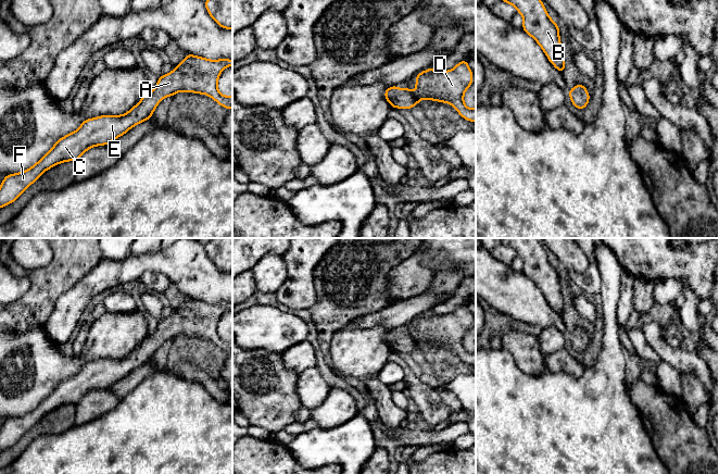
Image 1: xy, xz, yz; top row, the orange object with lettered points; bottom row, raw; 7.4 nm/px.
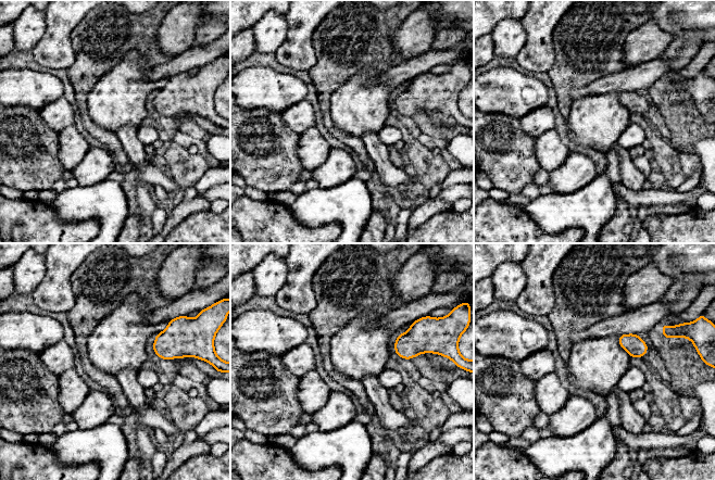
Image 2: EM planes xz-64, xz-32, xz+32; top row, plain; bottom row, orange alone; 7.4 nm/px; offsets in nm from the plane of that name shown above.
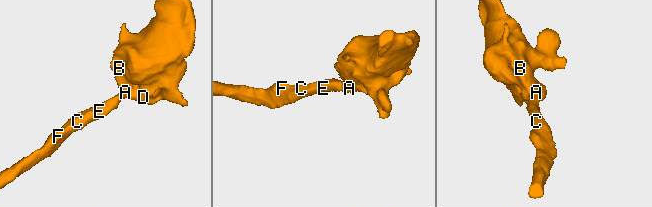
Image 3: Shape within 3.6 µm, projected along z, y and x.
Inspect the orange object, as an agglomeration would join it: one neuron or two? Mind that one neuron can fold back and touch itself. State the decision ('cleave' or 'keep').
keep

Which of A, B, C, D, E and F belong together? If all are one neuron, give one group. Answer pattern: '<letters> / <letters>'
A B C D E F

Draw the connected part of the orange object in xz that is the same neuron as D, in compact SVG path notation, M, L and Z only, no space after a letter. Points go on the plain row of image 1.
M466 302L450 314L439 315L430 311L415 322L416 338L407 330L392 329L384 335L384 341L392 351L408 353L421 342L430 342L449 347L463 362L476 365L476 350L469 352L464 347L464 337L472 326L472 315Z

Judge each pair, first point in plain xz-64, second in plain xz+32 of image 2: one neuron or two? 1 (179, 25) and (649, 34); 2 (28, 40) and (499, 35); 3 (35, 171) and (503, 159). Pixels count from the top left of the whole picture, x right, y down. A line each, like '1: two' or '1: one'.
1: one
2: one
3: one

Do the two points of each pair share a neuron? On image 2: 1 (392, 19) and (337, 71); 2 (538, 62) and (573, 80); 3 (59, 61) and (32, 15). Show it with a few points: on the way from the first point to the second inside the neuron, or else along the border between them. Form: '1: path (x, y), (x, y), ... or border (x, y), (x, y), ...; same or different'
1: path (378, 33), (368, 43), (364, 43), (351, 57); same
2: border (553, 43), (554, 63), (547, 71); different
3: border (45, 11), (46, 32), (30, 50); different

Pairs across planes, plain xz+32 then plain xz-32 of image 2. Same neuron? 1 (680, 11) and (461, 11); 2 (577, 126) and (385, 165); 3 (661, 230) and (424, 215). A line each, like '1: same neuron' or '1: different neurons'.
1: same neuron
2: different neurons
3: different neurons

